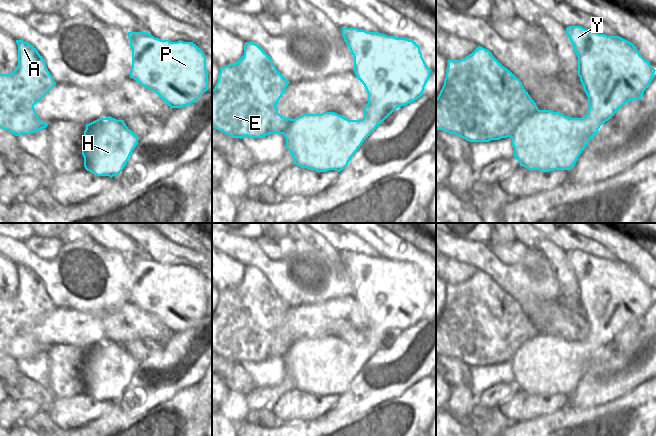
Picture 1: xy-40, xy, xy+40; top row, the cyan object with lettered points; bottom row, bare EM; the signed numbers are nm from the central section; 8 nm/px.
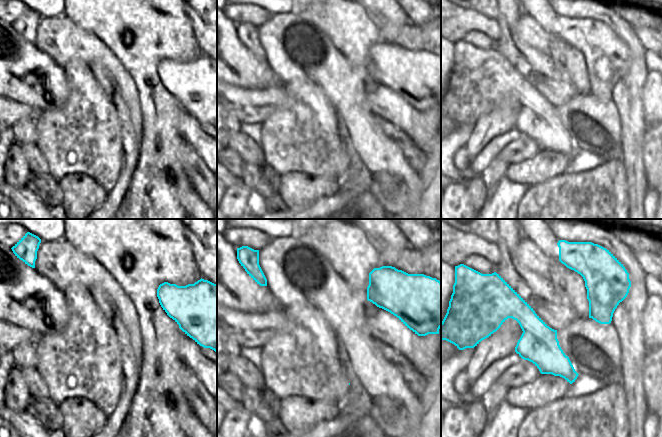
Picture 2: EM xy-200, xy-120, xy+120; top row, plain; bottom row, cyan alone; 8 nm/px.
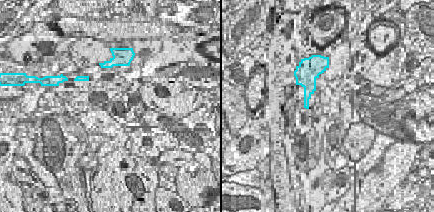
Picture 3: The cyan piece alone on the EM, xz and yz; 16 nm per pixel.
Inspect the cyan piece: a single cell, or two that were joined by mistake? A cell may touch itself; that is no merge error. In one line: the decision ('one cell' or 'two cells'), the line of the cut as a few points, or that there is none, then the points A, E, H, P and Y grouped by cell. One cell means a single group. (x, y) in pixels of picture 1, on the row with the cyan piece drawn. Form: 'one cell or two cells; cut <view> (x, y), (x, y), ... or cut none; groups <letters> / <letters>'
two cells; cut xy+40 (582, 117), (585, 119), (607, 120); groups A E H / P Y

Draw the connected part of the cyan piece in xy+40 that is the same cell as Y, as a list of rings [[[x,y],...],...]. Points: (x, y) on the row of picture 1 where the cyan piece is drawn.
[[[569,26],[566,33],[578,57],[578,76],[588,97],[589,110],[582,118],[608,121],[627,102],[642,98],[656,70],[631,42],[619,36],[599,34],[581,26]]]

